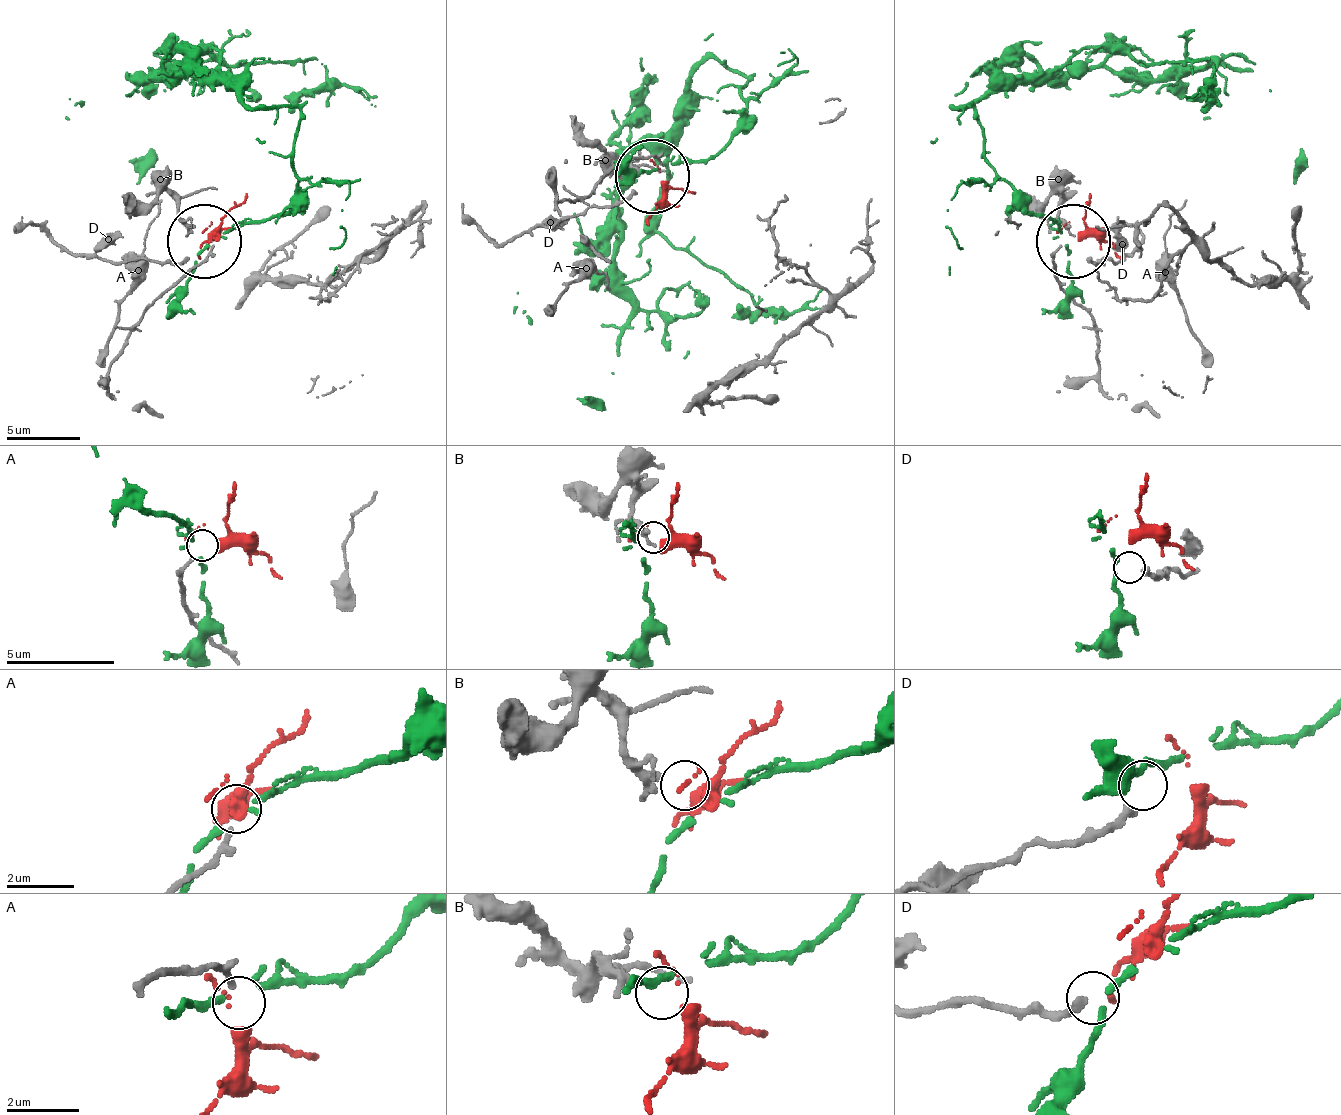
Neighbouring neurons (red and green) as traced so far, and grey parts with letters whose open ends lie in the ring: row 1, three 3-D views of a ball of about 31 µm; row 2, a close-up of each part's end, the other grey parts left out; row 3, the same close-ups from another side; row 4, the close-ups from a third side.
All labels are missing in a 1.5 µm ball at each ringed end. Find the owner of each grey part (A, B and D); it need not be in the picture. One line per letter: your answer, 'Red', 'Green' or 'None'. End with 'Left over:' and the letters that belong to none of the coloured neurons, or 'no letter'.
A: Red
B: None
D: None
Left over: B, D

